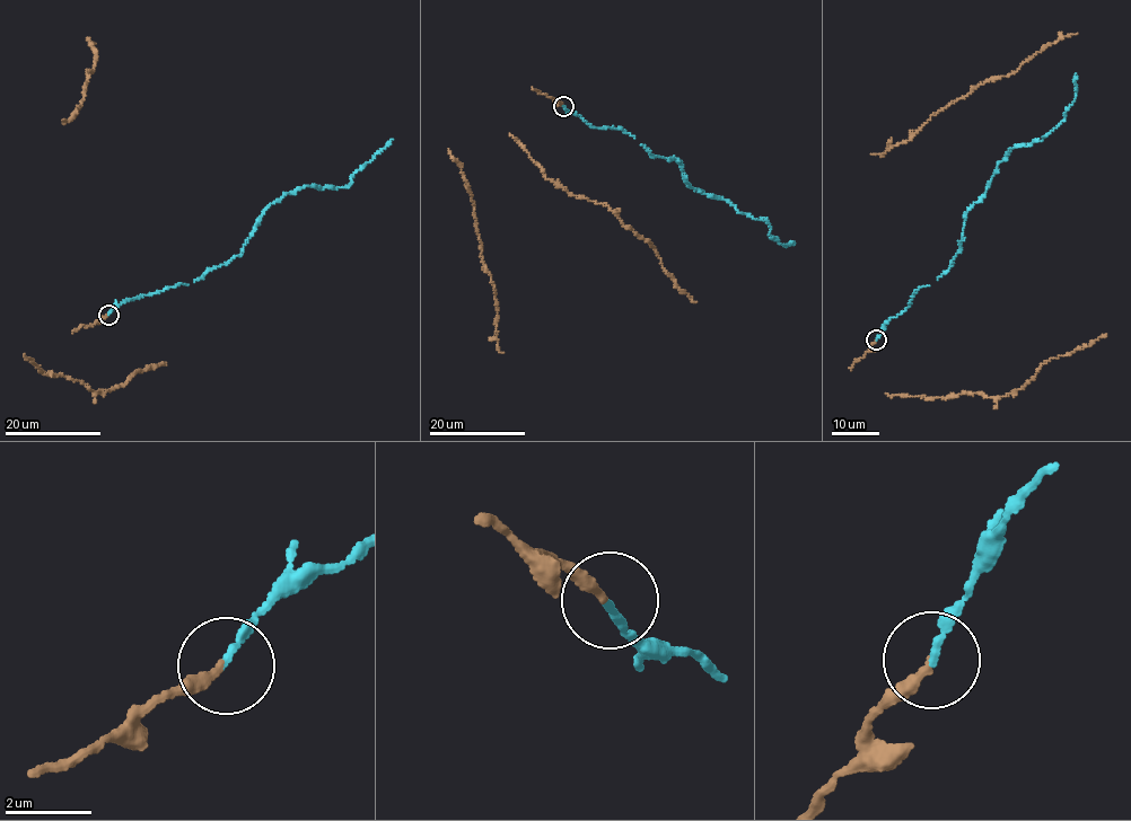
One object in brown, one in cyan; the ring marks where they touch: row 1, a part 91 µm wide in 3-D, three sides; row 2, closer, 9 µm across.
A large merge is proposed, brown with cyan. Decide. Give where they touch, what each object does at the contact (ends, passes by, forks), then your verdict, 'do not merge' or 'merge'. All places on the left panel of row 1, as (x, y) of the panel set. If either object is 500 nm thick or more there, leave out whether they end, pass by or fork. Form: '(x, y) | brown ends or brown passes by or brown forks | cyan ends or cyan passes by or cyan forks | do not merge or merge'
(108, 315) | brown ends | cyan ends | merge

